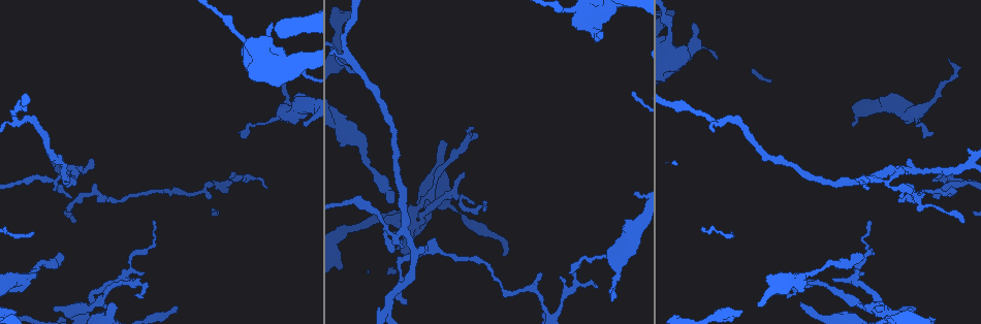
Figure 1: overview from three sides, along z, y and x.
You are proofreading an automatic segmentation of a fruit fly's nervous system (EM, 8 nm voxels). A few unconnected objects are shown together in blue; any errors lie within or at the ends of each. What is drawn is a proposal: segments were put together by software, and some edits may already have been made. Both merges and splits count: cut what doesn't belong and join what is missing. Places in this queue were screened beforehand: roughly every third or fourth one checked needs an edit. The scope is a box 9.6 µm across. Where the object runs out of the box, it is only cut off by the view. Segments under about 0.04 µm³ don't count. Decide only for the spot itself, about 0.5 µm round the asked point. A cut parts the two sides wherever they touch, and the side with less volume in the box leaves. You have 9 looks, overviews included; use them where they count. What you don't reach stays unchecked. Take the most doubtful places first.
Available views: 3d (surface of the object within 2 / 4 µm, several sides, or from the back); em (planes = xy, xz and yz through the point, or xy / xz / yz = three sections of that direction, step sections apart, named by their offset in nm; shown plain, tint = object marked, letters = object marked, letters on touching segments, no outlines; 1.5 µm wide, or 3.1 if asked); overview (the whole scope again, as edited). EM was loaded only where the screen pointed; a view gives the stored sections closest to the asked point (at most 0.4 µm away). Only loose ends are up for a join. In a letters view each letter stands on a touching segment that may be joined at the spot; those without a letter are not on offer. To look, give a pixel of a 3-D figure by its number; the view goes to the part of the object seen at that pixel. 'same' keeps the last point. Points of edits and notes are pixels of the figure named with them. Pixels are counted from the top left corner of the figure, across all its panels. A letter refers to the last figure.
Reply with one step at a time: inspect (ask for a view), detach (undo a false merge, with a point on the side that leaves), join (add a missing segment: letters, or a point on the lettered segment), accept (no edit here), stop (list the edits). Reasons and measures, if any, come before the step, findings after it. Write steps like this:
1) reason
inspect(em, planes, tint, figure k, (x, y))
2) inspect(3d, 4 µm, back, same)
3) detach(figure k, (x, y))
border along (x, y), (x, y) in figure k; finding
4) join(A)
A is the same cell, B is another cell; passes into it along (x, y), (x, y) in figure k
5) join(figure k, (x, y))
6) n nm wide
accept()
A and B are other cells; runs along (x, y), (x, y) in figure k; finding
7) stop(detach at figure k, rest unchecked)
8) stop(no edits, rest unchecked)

free end
inspect(em, planes, tint, figure 1, (63, 257))

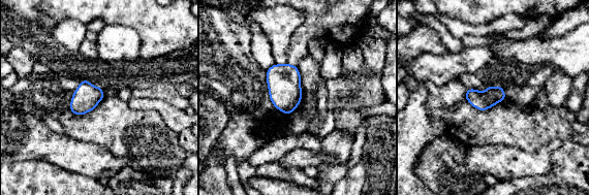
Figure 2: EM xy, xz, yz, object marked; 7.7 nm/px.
inspect(em, planes, letters, same)

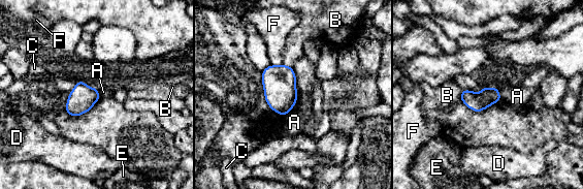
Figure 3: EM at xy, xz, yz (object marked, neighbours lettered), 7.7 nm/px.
140 nm wide
accept()
A, B, C, D, E and F are other cells; border along (498, 87), (498, 93), (501, 98) in figure 3; none of them fits

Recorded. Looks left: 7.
free end
inspect(3d, 4 µm, back, figure 1, (443, 140))

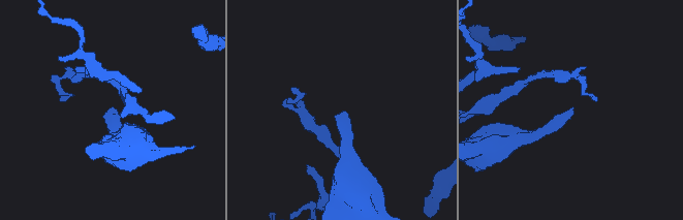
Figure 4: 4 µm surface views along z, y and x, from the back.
inspect(em, yz, step 8, letters, figure 4, (341, 112))

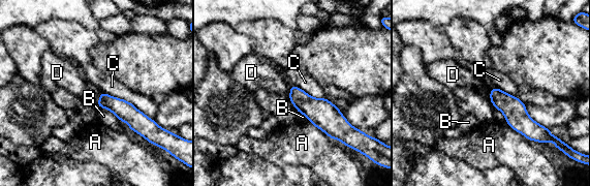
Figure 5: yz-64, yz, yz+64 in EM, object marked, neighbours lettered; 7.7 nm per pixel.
accept()
A, B, C and D are other cells; runs along (492, 91), (531, 130), (538, 132) in figure 5; none of them fits

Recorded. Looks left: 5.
sudden change in width
inspect(3d, 2 µm, figure 1, (403, 230))

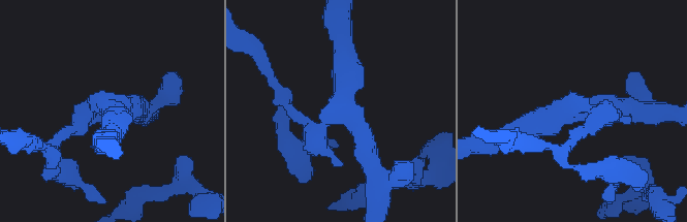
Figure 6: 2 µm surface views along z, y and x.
3 arms
inspect(em, yz, step 4, letters, figure 6, (570, 110))

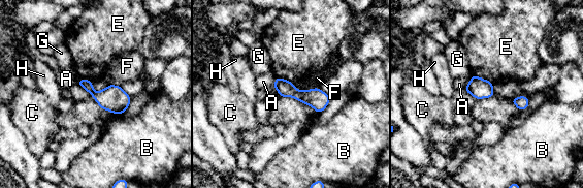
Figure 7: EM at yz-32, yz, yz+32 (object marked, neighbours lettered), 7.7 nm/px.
detach(figure 7, (316, 98))
A, B, C, E, F, G and H are other cells; two cells meet here

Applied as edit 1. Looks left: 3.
inspect(overview)

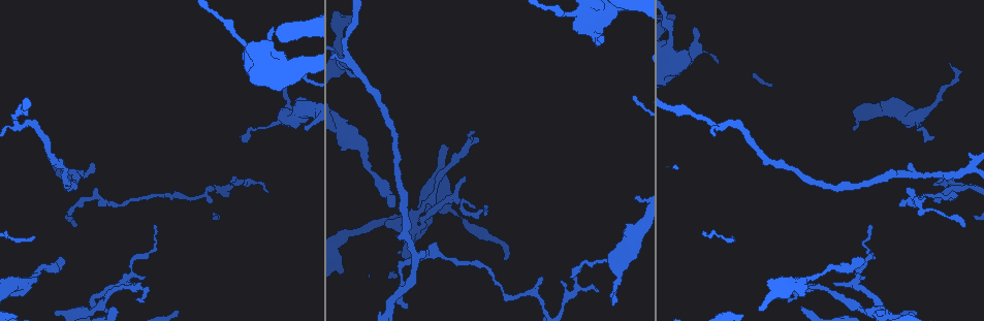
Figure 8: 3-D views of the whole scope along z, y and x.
thin end
inspect(3d, 4 µm, figure 8, (964, 226))

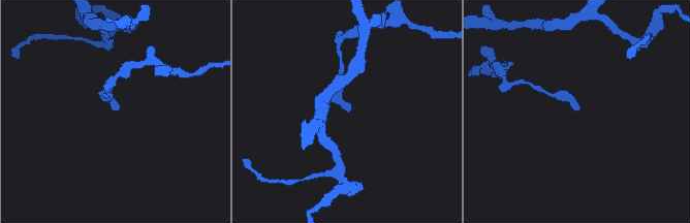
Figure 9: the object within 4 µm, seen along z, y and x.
inspect(em, planes, letters, figure 9, (347, 112))

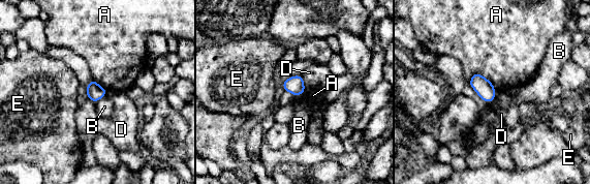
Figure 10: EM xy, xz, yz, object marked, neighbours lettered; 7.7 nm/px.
accept()
A, B, D and E are other cells; border along (105, 94), (95, 102) in figure 10; none of them fits

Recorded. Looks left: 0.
stop(detach at figure 7, rest unchecked)

